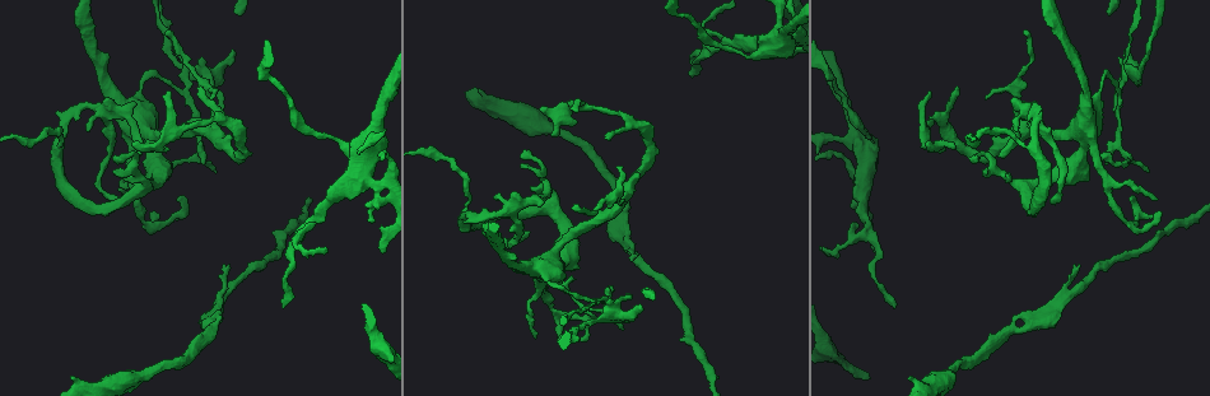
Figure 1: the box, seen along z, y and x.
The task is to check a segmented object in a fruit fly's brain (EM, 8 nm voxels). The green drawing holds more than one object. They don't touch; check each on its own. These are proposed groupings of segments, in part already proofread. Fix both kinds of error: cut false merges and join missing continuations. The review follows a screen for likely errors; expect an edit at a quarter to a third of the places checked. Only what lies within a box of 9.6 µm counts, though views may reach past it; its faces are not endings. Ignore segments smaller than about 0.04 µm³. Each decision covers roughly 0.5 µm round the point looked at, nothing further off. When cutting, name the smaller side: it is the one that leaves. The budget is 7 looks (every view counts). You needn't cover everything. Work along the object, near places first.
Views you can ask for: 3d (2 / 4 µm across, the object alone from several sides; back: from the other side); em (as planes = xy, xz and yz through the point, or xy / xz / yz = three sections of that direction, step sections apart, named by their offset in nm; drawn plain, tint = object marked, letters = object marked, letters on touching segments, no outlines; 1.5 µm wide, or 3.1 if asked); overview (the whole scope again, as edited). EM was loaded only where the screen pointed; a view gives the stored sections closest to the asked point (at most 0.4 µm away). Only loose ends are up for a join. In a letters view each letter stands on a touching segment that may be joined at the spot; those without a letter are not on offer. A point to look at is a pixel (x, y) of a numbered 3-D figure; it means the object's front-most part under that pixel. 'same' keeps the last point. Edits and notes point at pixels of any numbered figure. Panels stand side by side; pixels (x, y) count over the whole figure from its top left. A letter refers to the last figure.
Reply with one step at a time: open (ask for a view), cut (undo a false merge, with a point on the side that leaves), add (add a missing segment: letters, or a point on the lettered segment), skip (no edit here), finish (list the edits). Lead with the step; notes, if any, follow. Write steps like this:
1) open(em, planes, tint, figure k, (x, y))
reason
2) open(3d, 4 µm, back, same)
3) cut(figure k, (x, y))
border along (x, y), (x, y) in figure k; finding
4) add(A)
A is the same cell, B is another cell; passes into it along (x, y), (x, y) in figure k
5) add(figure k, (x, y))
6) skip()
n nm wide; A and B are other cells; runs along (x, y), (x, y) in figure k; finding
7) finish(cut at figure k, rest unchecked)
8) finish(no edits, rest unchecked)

open(em, planes, letters, figure 1, (1106, 165))
tapers out

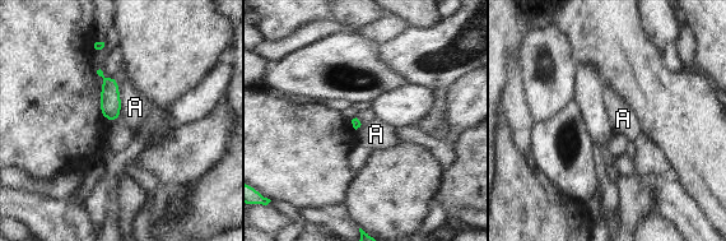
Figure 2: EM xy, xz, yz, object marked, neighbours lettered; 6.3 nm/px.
skip()
A is another cell; border along (115, 77), (119, 84), (119, 117) in figure 2; none of them fits

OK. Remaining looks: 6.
open(3d, 4 µm, figure 1, (1131, 226))
sharp bend

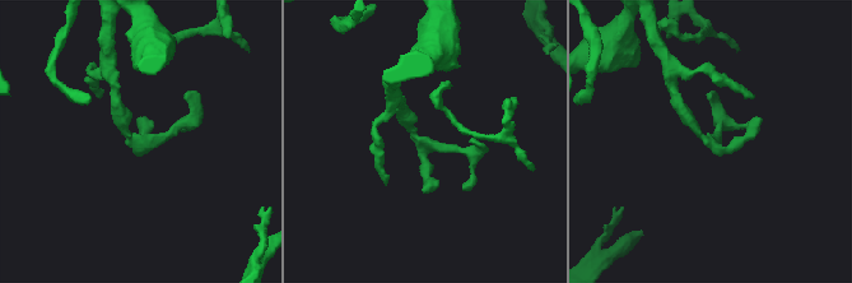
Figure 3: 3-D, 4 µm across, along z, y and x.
open(em, planes, letters, figure 3, (712, 144))

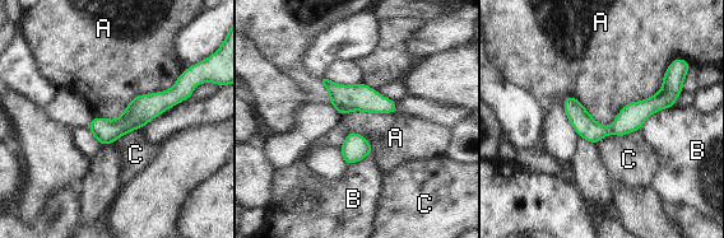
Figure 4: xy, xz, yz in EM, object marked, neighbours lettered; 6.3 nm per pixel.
skip()
A, B and C are other cells; runs along (180, 87), (119, 127), (92, 127) in figure 4; all the same neuron

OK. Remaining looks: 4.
open(em, yz, step 4, tint, figure 1, (985, 99))
free end

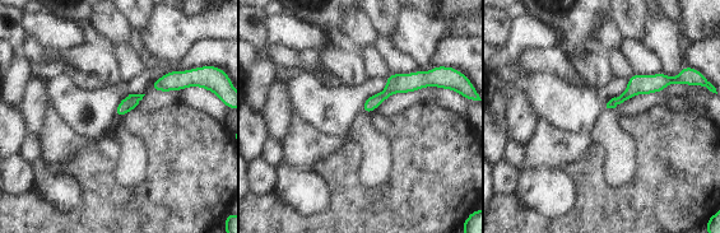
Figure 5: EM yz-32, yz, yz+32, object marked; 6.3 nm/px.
open(em, planes, letters, same)
another direction

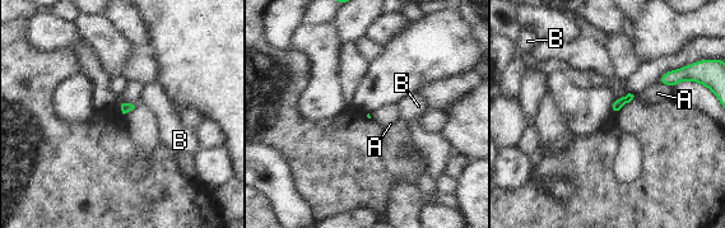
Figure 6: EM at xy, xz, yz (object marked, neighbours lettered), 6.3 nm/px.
skip()
A and B are other cells; border along (658, 83), (673, 87) in figure 6; no lettered segment goes on from it

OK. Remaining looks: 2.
finish(no edits, rest unchecked)

